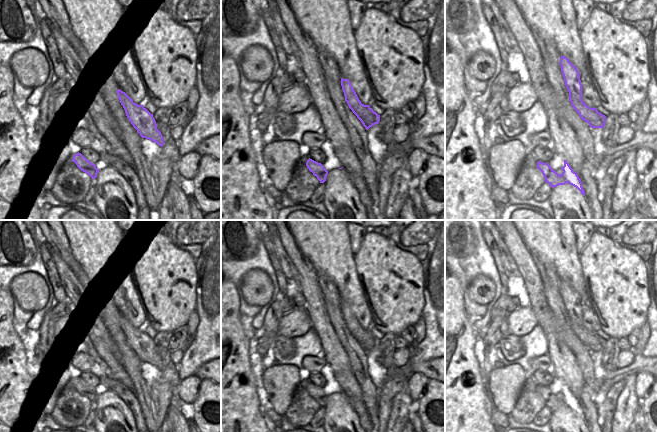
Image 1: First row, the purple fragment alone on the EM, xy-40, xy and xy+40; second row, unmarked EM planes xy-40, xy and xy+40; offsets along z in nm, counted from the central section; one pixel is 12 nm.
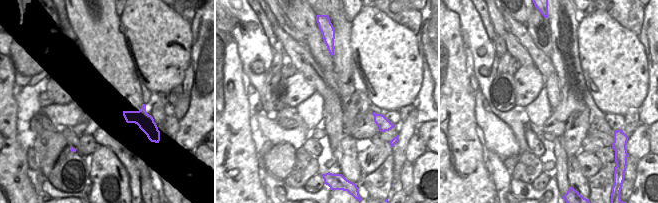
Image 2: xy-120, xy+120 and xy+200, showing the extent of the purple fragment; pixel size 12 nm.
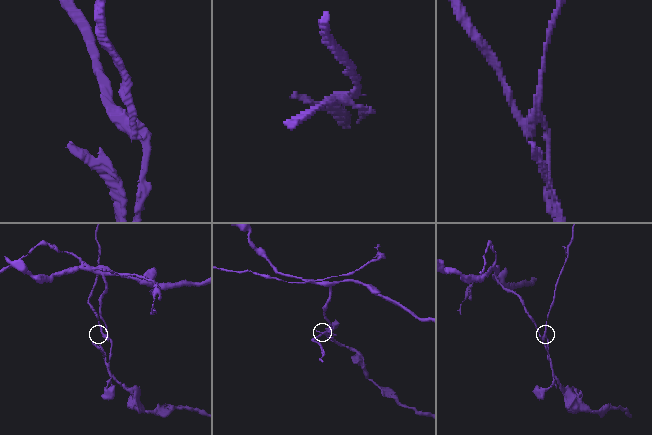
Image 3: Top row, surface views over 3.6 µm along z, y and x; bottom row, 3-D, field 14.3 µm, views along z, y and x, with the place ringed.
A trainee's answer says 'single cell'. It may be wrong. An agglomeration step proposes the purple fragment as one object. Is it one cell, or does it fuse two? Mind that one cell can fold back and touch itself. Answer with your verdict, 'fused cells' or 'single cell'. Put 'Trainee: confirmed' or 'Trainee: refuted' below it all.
fused cells
Trainee: refuted

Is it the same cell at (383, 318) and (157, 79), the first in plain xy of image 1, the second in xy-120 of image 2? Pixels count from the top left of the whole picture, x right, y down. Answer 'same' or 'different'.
same

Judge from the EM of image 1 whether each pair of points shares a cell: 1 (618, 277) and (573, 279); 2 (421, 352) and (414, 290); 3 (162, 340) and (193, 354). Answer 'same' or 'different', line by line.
1: different
2: different
3: different

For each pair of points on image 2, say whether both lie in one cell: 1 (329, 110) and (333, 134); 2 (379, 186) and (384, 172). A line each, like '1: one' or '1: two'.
1: one
2: one

